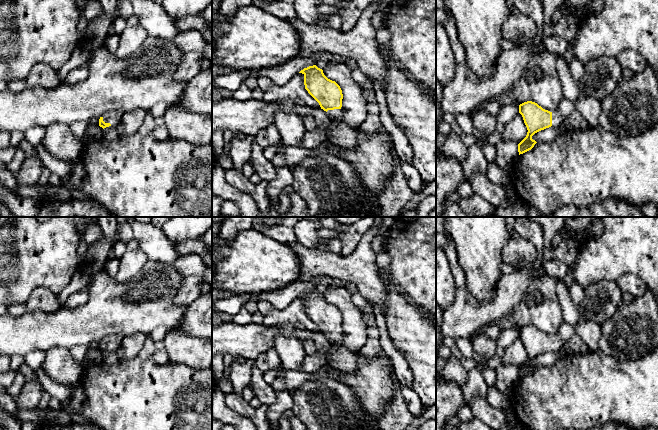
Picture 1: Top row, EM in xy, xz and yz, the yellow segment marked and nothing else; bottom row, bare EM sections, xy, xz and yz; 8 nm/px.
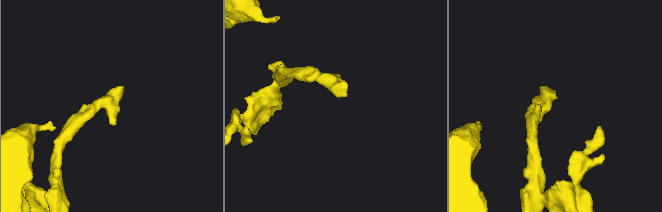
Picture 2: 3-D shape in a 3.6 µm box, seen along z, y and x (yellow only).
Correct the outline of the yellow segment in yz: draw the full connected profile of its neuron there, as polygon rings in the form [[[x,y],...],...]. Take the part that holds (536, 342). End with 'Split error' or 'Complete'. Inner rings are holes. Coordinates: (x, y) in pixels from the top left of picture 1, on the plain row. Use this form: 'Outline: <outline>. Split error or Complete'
Outline: [[[562,322],[558,332],[554,336],[543,333],[537,327],[527,325],[519,329],[519,337],[522,339],[527,351],[526,361],[518,368],[519,379],[531,374],[537,367],[532,360],[552,349],[562,352],[564,345],[576,334],[576,325]]]. Split error

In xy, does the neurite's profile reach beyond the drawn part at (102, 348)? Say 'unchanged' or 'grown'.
grown

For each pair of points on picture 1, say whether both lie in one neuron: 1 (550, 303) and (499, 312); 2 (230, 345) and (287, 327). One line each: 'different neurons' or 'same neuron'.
1: different neurons
2: same neuron

